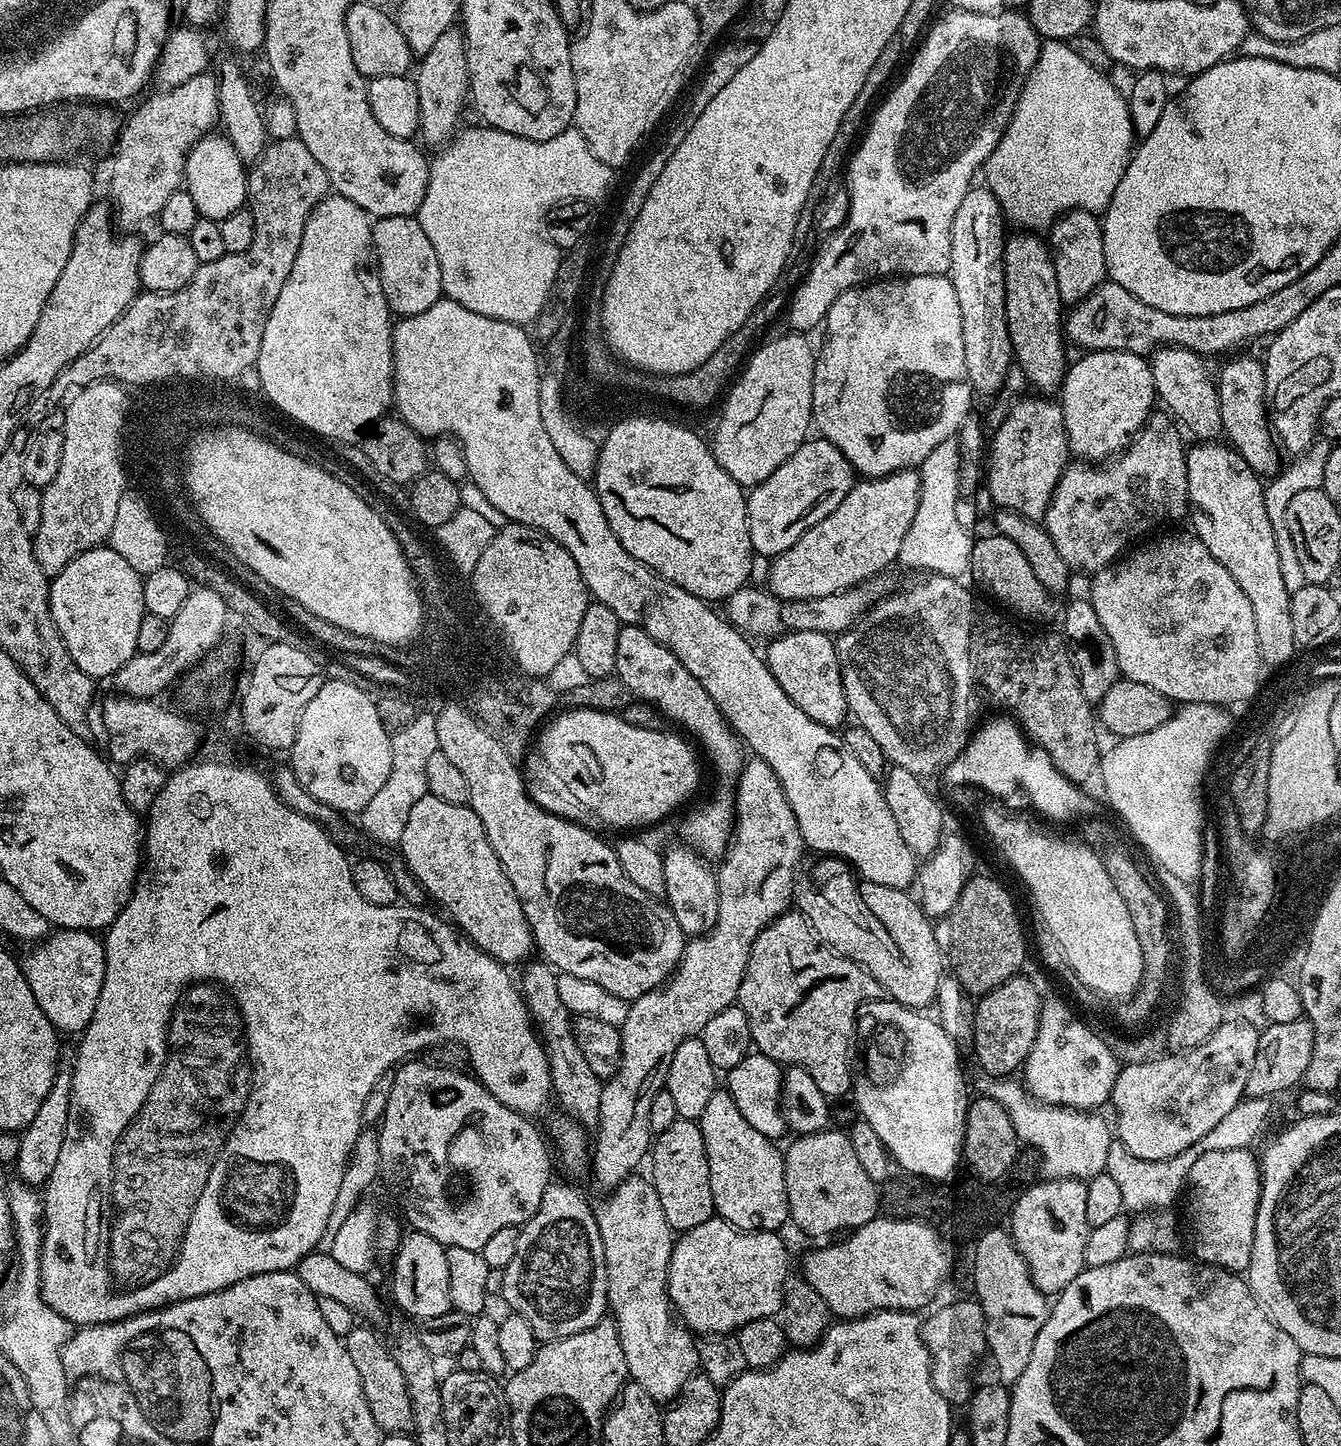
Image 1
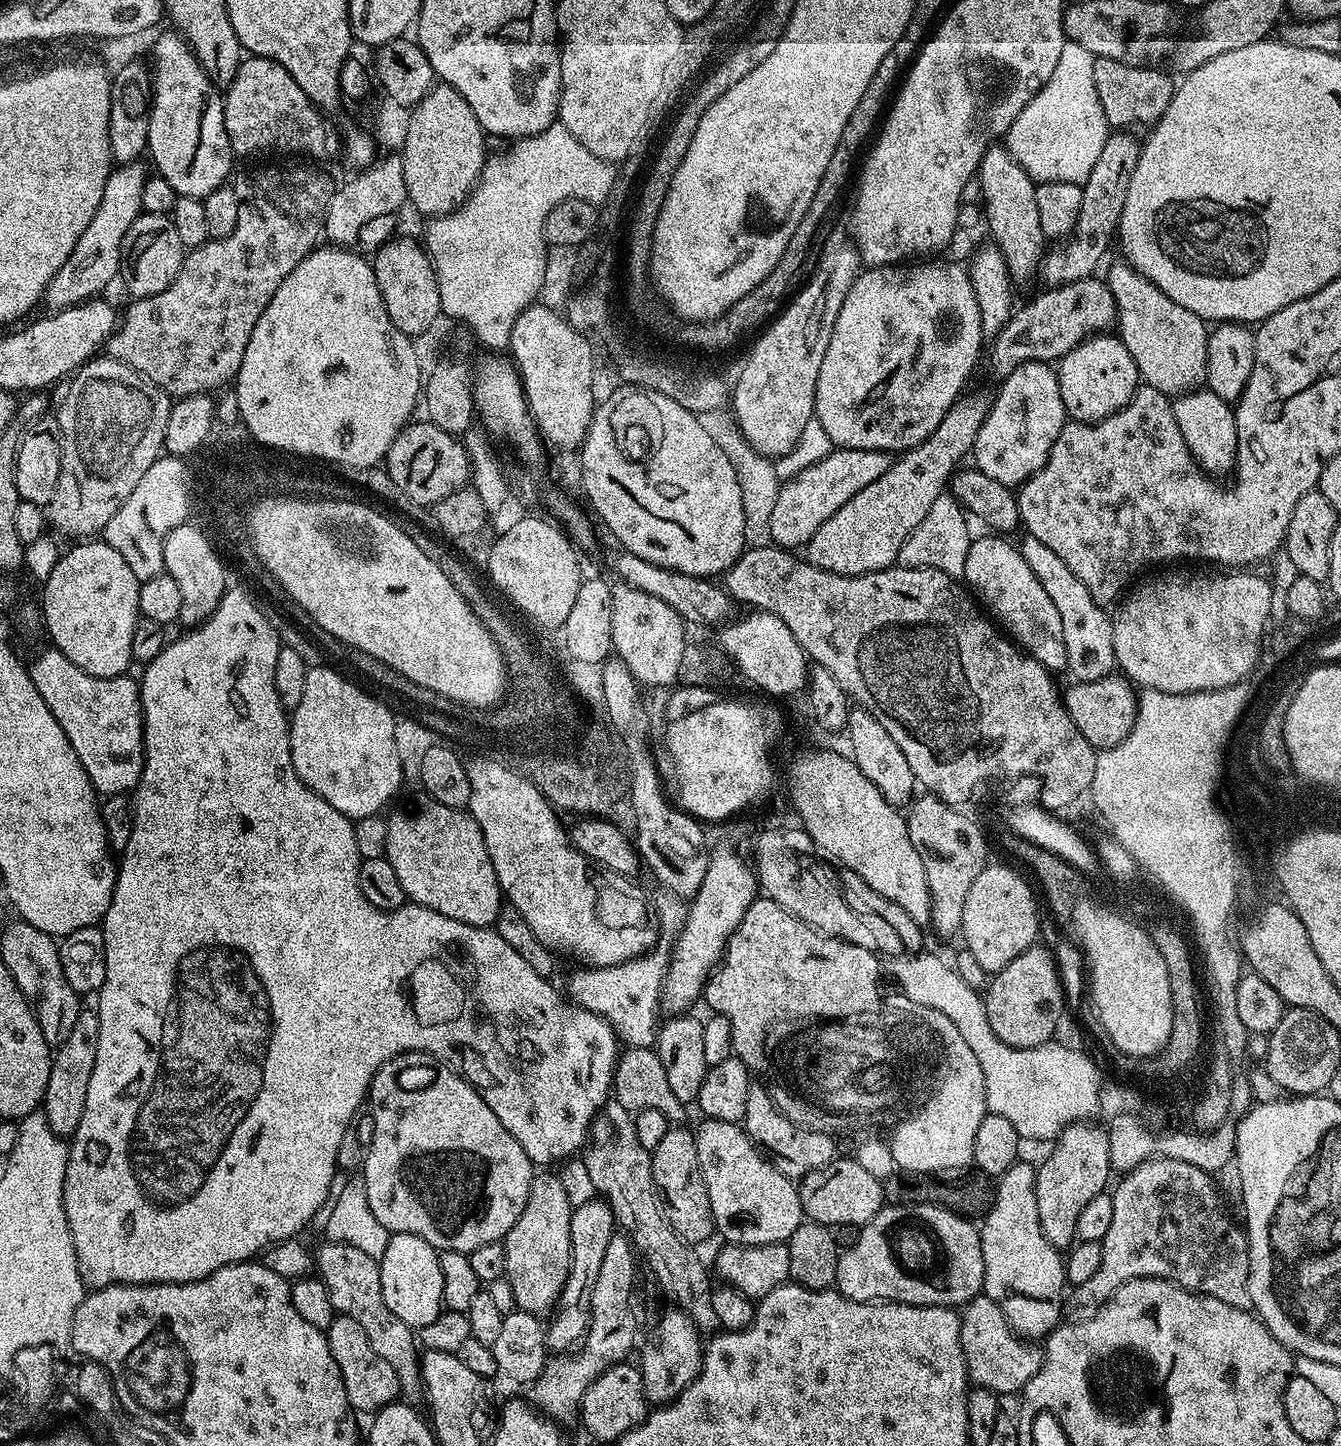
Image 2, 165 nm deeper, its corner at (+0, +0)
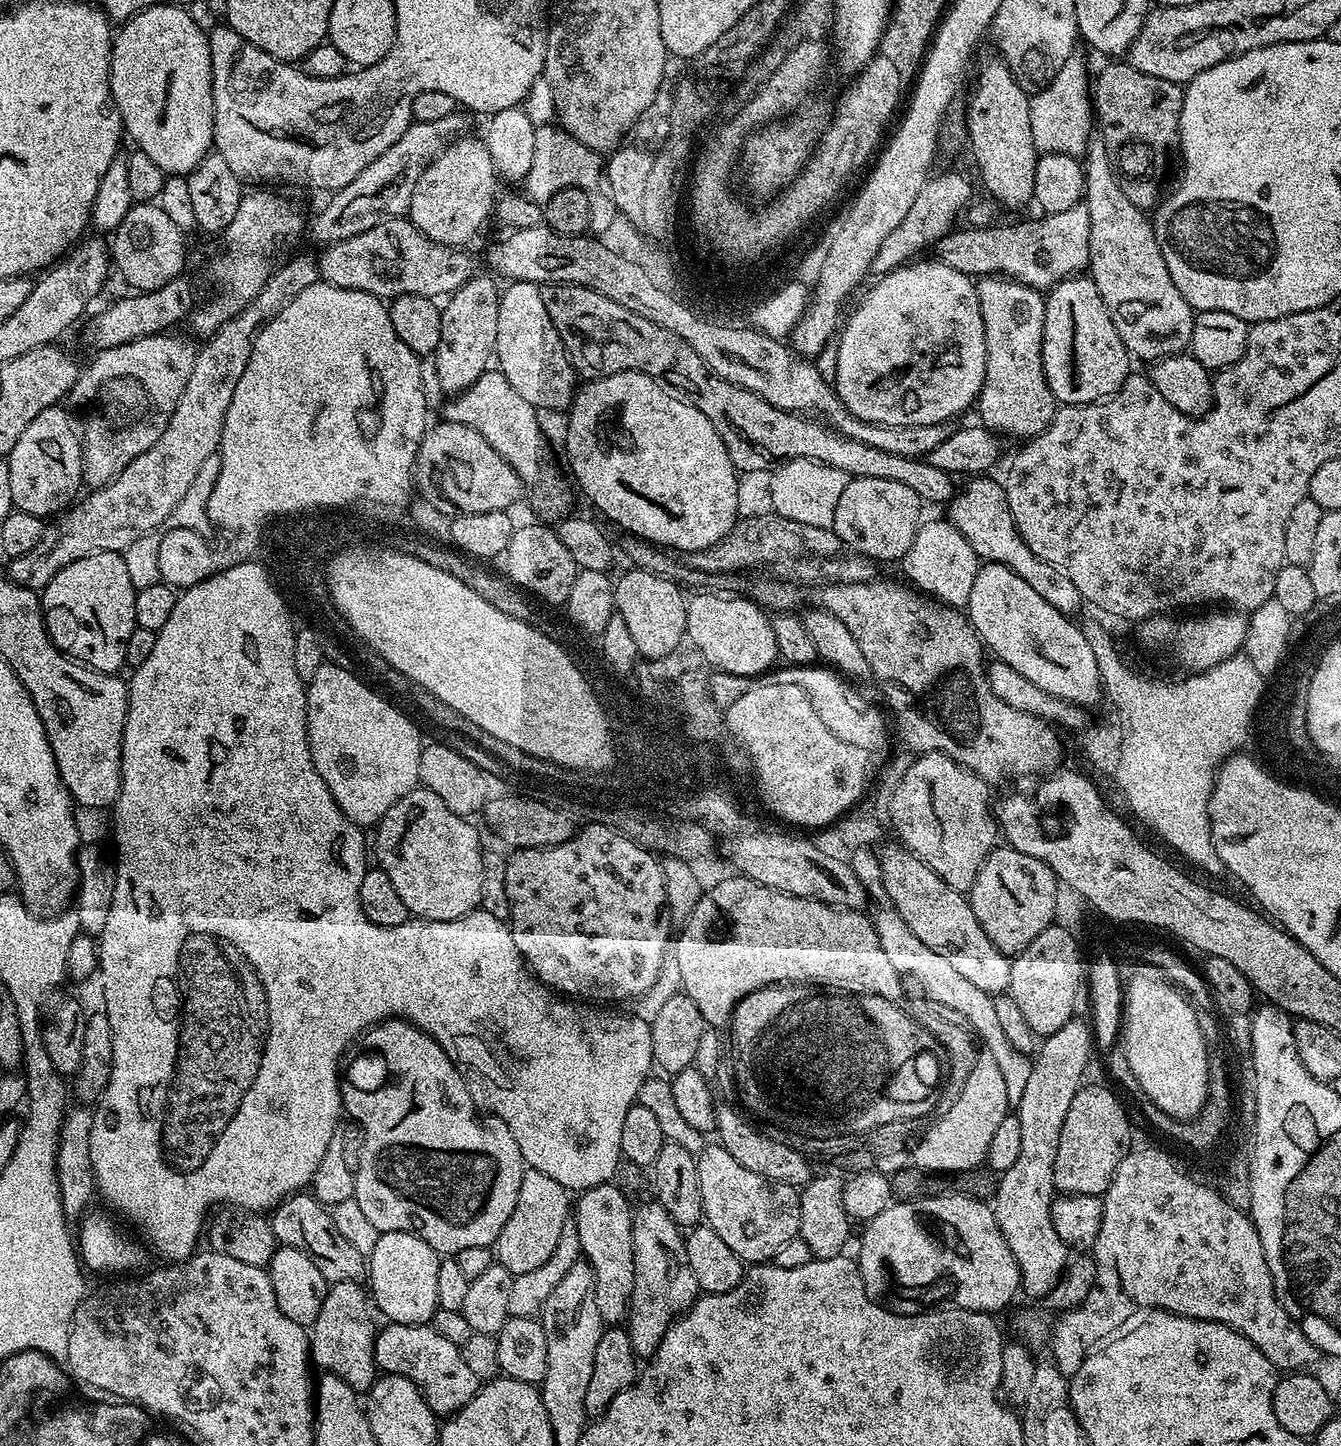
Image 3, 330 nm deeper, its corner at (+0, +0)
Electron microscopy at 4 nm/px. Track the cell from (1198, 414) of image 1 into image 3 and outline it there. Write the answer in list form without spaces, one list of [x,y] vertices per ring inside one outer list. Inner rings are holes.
[[[1089,140],[1082,163],[1083,203],[1088,205],[1090,214],[1090,258],[1087,271],[1094,286],[1098,286],[1098,294],[1102,294],[1102,302],[1110,314],[1110,322],[1114,322],[1114,330],[1118,330],[1118,338],[1122,338],[1122,342],[1128,345],[1128,351],[1132,354],[1141,352],[1144,356],[1152,356],[1151,358],[1163,358],[1169,354],[1183,353],[1192,342],[1194,310],[1186,302],[1178,286],[1174,286],[1170,270],[1166,270],[1166,258],[1162,258],[1162,250],[1158,246],[1151,219],[1146,215],[1145,209],[1134,206],[1134,202],[1126,198],[1103,140]]]

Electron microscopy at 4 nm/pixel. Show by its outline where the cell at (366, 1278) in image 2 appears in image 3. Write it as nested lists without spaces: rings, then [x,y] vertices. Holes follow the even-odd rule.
[[[297,1194],[286,1197],[282,1203],[271,1209],[270,1223],[277,1241],[283,1247],[302,1250],[302,1254],[306,1254],[306,1258],[310,1258],[310,1262],[314,1262],[314,1266],[318,1266],[318,1270],[322,1270],[322,1278],[326,1278],[329,1285],[346,1282],[347,1280],[359,1281],[365,1275],[366,1256],[360,1253],[351,1244],[350,1240],[338,1230],[331,1211],[325,1205],[321,1204],[315,1196],[311,1194]]]

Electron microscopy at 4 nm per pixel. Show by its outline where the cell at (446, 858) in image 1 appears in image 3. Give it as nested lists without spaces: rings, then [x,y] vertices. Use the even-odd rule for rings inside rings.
[[[417,786],[413,792],[406,794],[375,825],[376,860],[375,863],[390,878],[394,891],[402,902],[406,902],[406,910],[413,917],[422,920],[457,920],[468,916],[480,908],[482,898],[482,858],[484,852],[480,848],[480,832],[472,825],[471,819],[454,814],[434,790]]]

